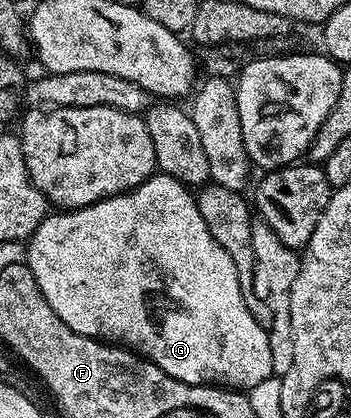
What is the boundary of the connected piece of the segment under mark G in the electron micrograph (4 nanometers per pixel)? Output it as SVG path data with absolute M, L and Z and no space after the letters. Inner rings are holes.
M156 173L123 195L102 199L88 207L63 209L58 213L48 214L47 218L43 220L43 224L34 231L26 244L25 262L33 273L45 301L49 301L53 313L57 313L57 317L61 317L61 321L65 321L65 325L69 325L69 329L73 329L73 333L81 333L90 339L98 339L105 343L125 347L127 350L135 352L136 355L142 355L150 363L156 363L162 371L169 373L169 377L173 377L177 381L187 383L191 387L210 385L228 389L251 389L273 375L271 370L273 357L269 353L268 328L257 325L253 313L249 313L241 293L237 269L233 265L229 253L225 253L225 249L221 249L221 245L217 245L213 233L209 233L209 229L205 225L205 217L201 217L201 209L192 188L186 187L185 184L173 177Z

